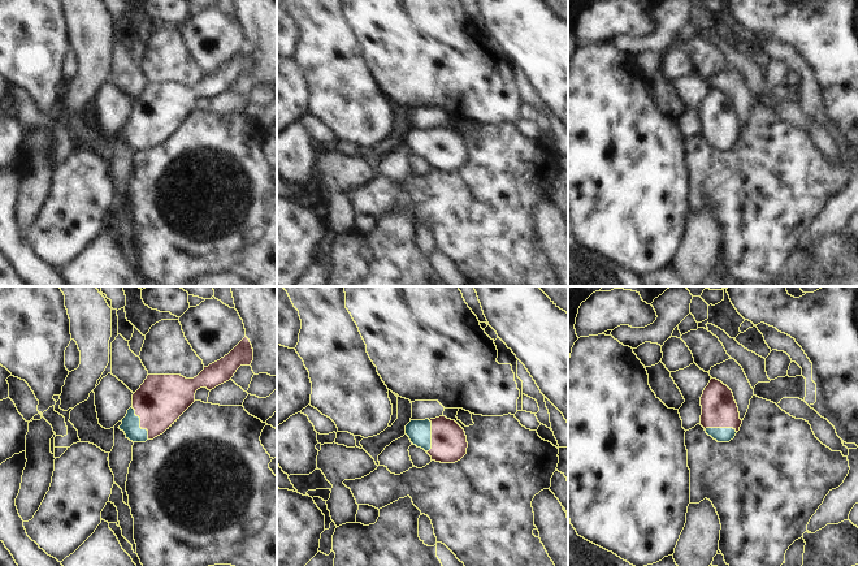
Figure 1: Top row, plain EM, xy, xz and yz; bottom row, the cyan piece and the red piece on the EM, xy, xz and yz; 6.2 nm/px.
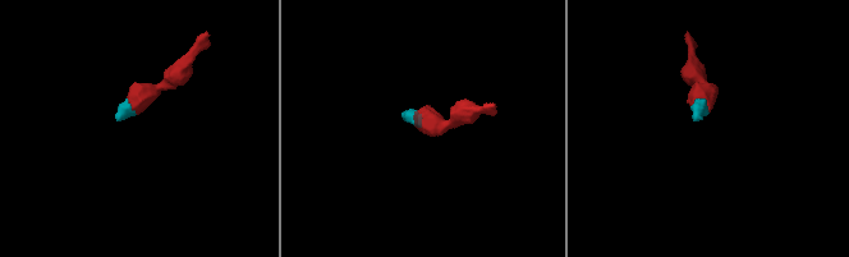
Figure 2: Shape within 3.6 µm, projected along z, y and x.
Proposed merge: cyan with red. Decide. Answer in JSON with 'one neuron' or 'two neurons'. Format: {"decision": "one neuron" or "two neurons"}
{"decision": "one neuron"}

